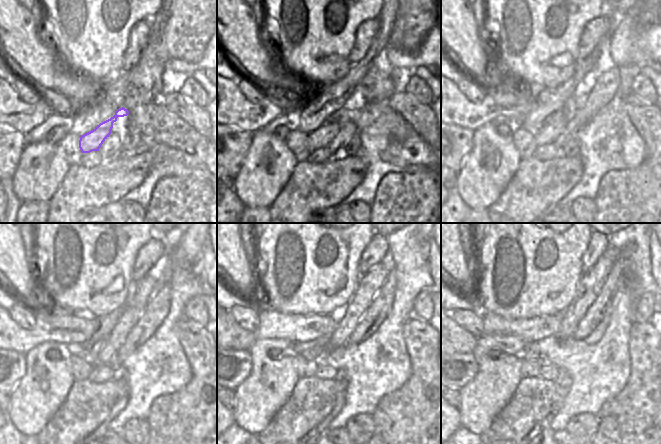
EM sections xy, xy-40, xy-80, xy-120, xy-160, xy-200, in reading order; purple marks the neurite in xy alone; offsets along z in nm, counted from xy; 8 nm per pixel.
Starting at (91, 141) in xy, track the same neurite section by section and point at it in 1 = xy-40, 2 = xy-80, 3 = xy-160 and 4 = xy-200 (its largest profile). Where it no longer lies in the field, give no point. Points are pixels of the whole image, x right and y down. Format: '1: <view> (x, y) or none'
1: xy-40 (321, 137)
2: xy-80 (553, 126)
3: xy-160 (369, 284)
4: xy-200 (592, 281)

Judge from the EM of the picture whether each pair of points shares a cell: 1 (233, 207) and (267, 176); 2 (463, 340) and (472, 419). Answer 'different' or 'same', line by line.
1: different
2: different

